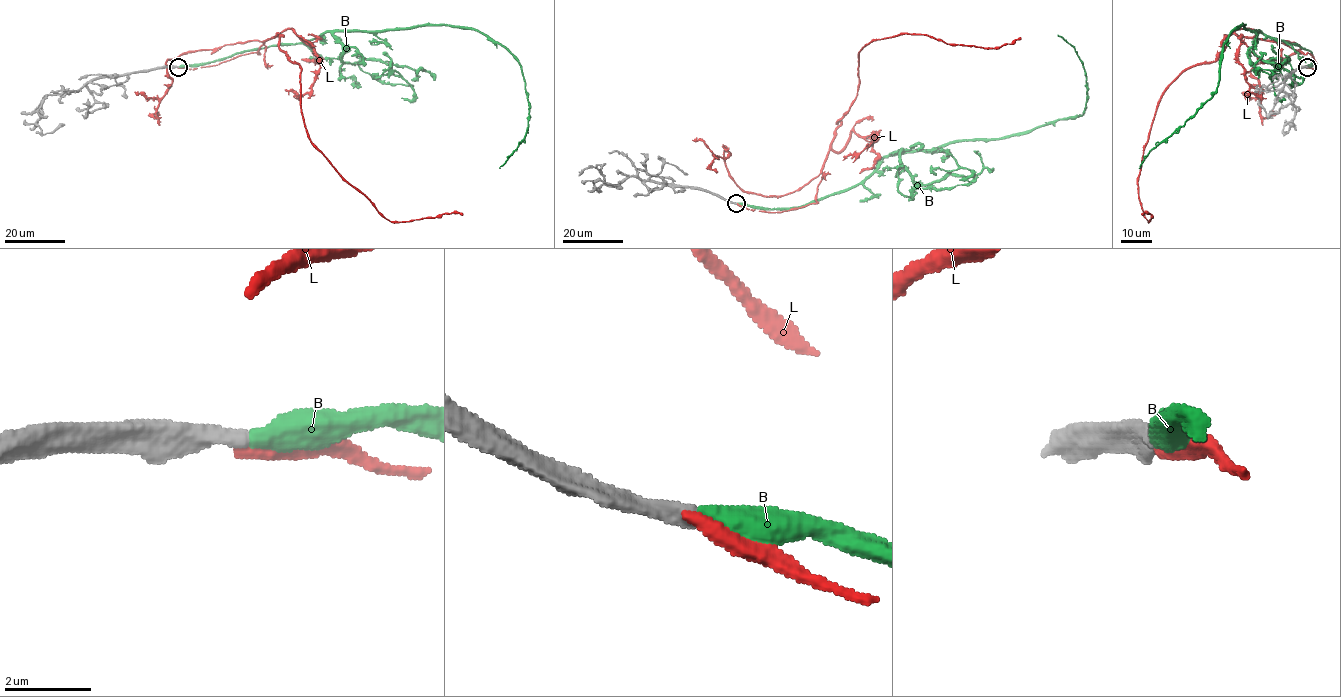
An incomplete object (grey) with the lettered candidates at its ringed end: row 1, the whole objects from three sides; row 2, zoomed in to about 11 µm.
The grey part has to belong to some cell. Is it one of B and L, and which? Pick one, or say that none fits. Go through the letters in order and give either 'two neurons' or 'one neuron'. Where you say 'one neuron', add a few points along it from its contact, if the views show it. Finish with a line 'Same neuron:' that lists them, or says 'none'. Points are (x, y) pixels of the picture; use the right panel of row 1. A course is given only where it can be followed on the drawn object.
B: one neuron; it runs (1307, 67), (1312, 54), (1299, 46), (1243, 25), (1235, 28), (1224, 43), (1217, 91), (1138, 168)
L: two neurons
Same neuron: B

